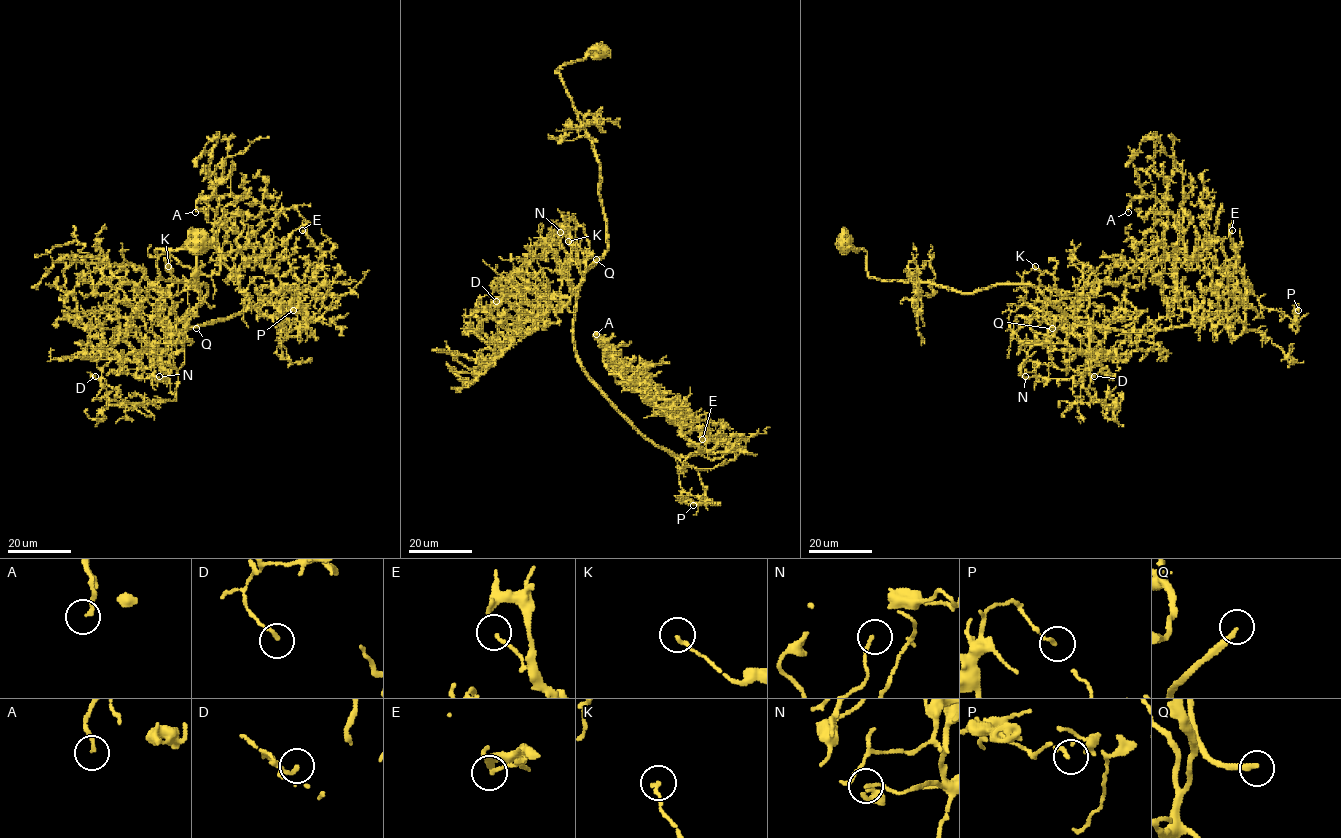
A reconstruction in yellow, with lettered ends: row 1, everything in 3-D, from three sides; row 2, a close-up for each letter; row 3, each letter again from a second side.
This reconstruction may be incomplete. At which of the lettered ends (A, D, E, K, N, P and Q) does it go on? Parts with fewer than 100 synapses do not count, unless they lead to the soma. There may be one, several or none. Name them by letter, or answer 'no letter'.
Q

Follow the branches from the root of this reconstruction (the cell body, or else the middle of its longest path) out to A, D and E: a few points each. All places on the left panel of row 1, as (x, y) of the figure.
A: (202, 243), (156, 251), (206, 284), (173, 330), (292, 286), (299, 332), (219, 260), (212, 196), (195, 212)
D: (202, 243), (156, 251), (164, 280), (200, 293), (206, 284), (183, 347), (167, 361), (120, 354), (95, 376)
E: (202, 243), (156, 251), (164, 280), (206, 284), (173, 330), (278, 289), (300, 296), (322, 252), (302, 230)

